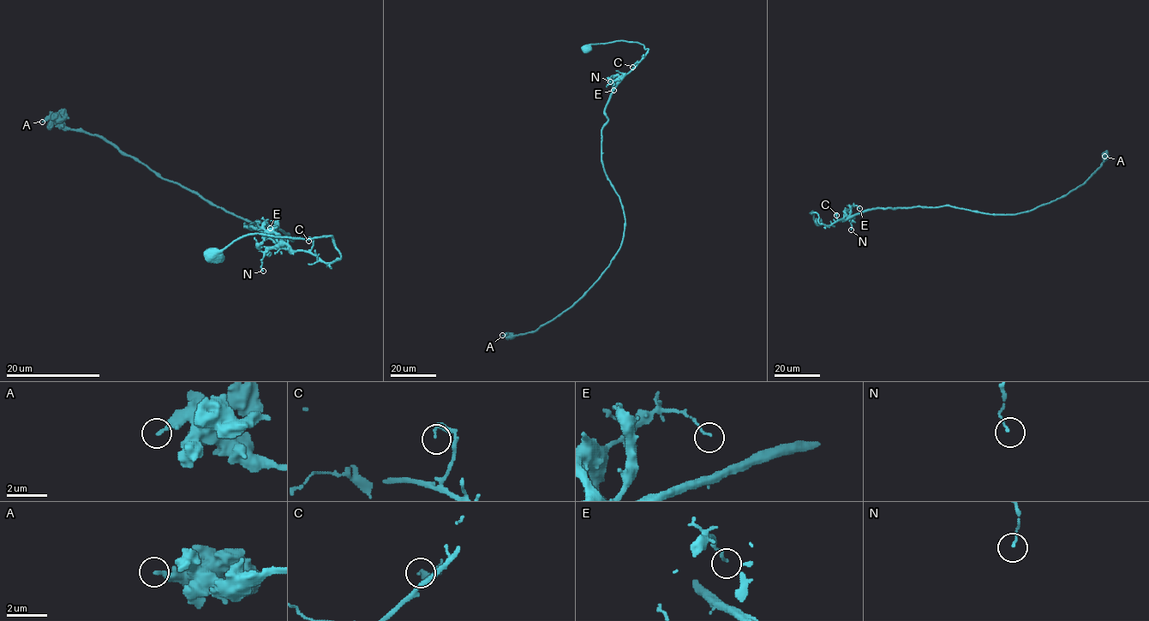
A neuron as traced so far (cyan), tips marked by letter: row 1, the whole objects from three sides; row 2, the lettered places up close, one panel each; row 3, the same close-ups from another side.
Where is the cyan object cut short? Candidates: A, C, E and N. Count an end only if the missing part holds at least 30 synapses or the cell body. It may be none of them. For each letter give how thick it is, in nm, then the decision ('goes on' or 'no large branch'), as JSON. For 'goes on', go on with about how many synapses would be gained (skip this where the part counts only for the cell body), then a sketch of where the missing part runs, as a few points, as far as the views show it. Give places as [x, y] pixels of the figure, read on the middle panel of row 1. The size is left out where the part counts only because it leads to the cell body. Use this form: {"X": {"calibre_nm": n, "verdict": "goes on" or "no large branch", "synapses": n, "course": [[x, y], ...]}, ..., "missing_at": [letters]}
{"A": {"calibre_nm": 280, "verdict": "no large branch"}, "C": {"calibre_nm": 240, "verdict": "no large branch"}, "E": {"calibre_nm": 80, "verdict": "no large branch"}, "N": {"calibre_nm": 110, "verdict": "no large branch"}, "missing_at": []}

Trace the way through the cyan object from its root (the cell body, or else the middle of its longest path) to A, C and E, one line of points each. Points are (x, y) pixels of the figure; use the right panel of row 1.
A: (818, 221), (810, 213), (830, 225), (875, 208), (1028, 211), (1082, 185), (1104, 156)
C: (818, 221), (813, 218), (812, 211), (810, 213), (816, 212), (818, 222), (828, 225), (837, 220), (836, 215)
E: (818, 221), (810, 213), (816, 212), (819, 223), (830, 225), (843, 220), (853, 206), (859, 208)

